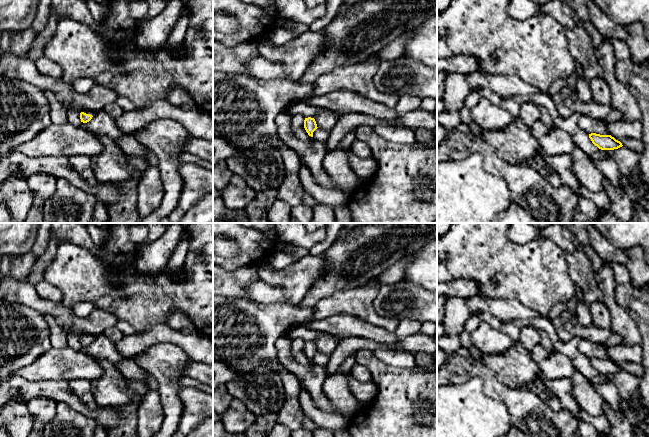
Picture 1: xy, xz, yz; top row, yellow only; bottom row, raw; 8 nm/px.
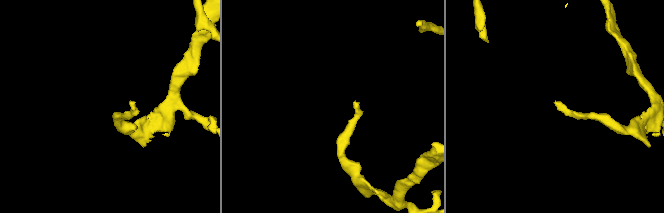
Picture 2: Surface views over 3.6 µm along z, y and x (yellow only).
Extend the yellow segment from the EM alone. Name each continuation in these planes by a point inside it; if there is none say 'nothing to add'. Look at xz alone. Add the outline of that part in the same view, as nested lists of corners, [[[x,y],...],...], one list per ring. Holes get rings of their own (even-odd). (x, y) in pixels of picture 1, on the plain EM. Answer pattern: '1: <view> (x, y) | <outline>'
nothing to add

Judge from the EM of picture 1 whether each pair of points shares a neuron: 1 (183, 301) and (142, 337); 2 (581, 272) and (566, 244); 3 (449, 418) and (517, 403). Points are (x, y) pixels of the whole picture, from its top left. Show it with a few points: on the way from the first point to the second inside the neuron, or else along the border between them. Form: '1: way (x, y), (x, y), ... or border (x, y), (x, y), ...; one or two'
1: border (165, 323), (159, 323), (144, 331), (136, 332); two
2: way (579, 265), (573, 251); one
3: border (485, 393), (500, 400), (511, 419); two

